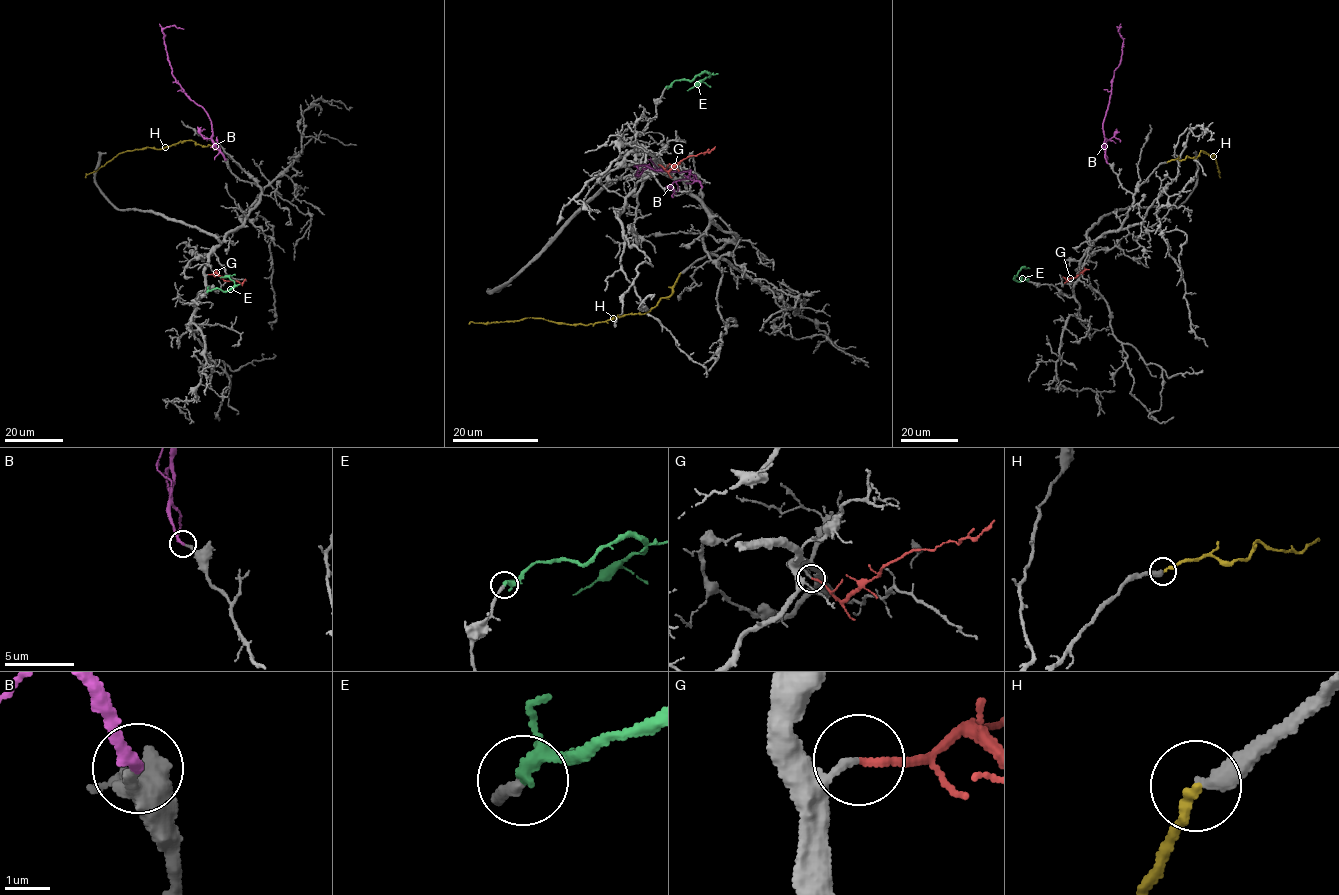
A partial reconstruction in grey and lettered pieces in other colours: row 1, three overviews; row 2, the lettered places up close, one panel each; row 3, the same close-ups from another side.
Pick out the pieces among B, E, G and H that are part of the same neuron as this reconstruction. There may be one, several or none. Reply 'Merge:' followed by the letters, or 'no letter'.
Merge: B, E, G

